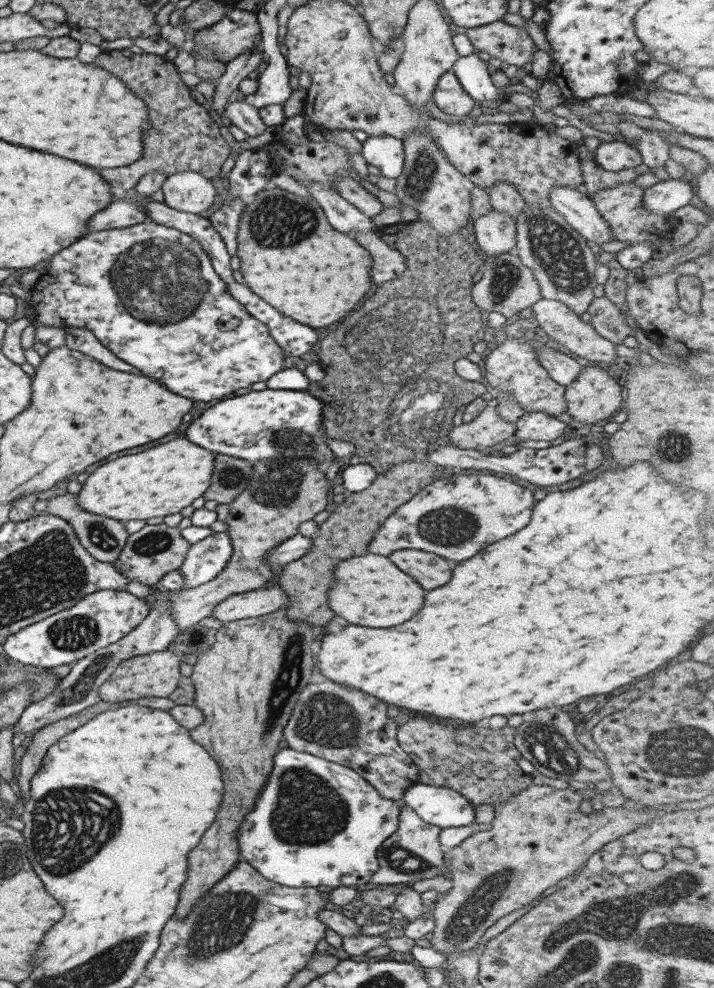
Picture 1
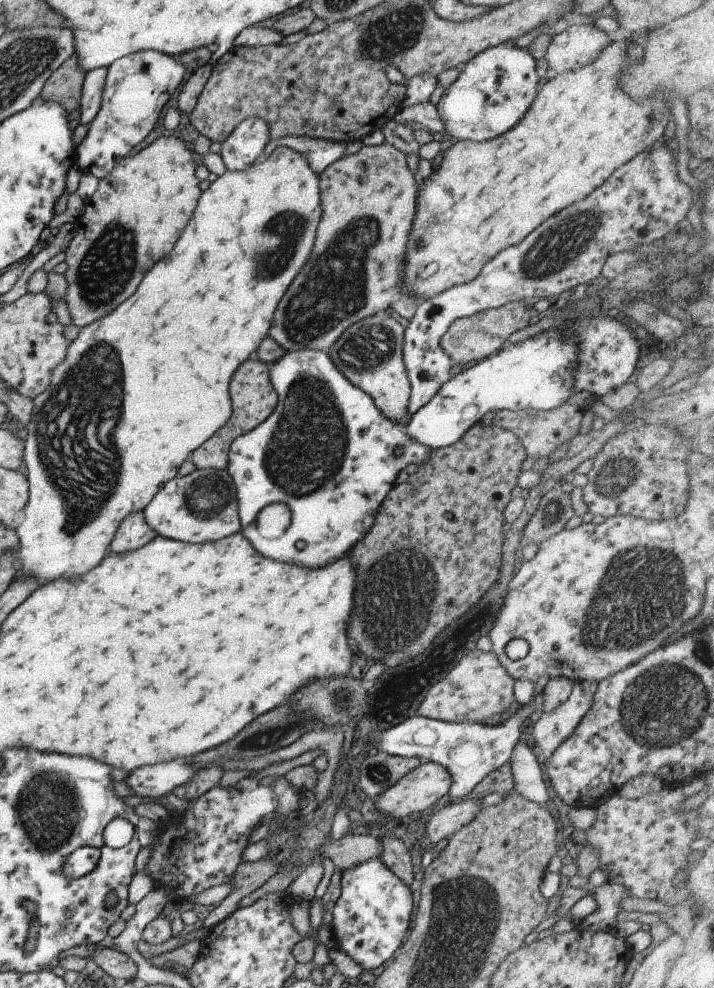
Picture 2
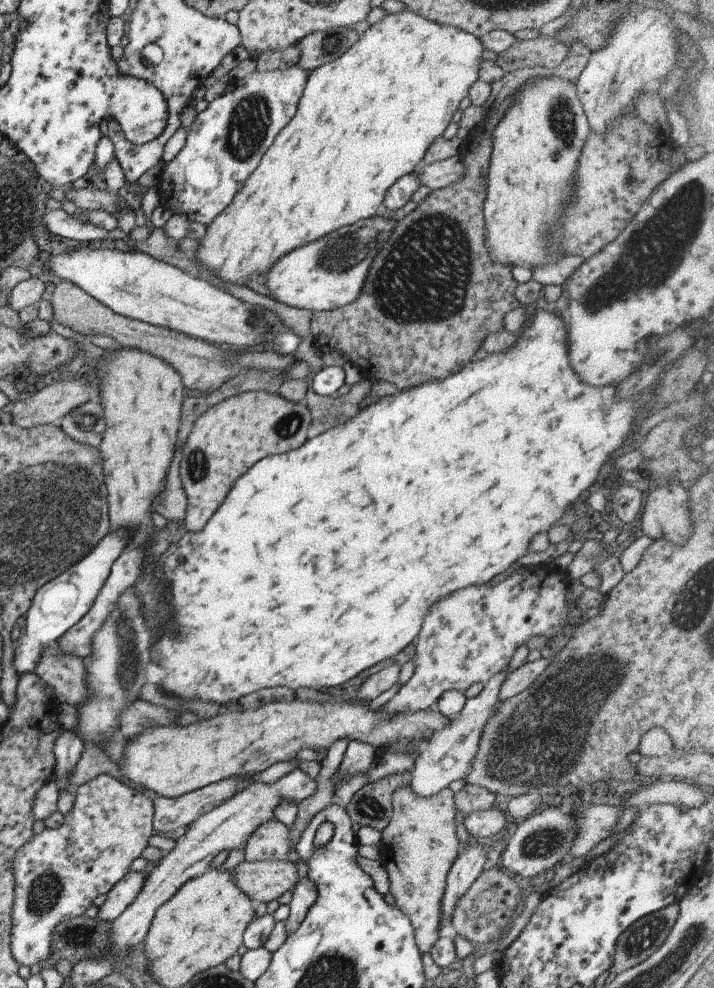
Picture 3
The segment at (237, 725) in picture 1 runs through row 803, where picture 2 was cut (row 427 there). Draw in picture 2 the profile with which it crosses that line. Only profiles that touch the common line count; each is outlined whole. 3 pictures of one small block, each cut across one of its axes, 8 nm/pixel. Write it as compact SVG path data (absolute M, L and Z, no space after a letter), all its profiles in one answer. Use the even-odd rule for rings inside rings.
M254 356L254 360L244 362L236 370L236 374L230 380L230 396L232 396L232 404L234 404L234 414L228 420L228 424L224 424L206 444L202 444L196 452L192 452L192 462L196 465L196 469L225 470L229 464L229 449L232 442L255 430L272 415L278 405L278 398L270 381L270 372L271 366L261 362L256 356Z

